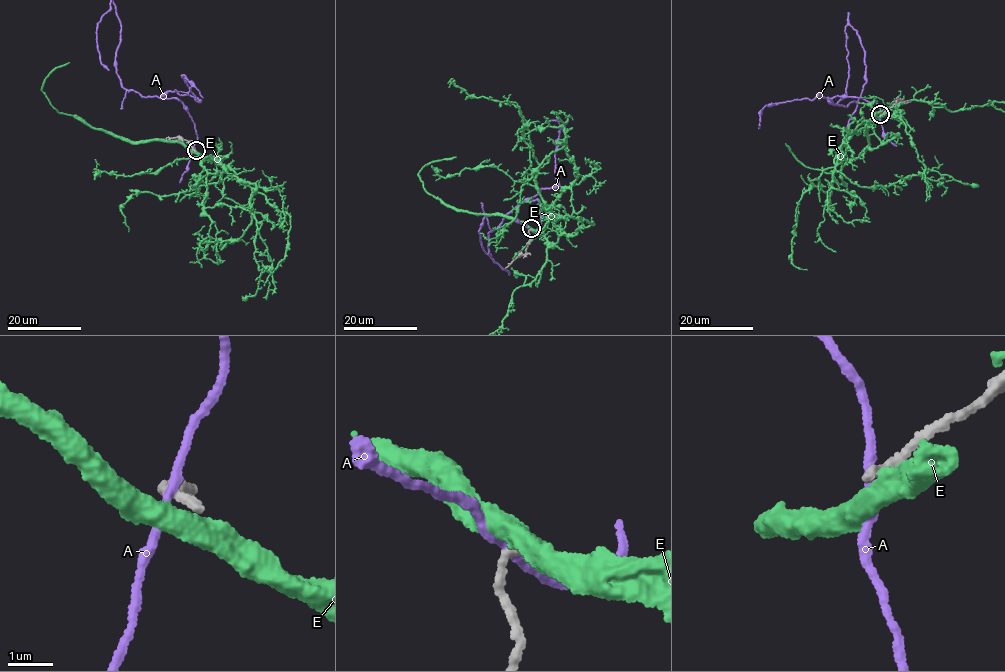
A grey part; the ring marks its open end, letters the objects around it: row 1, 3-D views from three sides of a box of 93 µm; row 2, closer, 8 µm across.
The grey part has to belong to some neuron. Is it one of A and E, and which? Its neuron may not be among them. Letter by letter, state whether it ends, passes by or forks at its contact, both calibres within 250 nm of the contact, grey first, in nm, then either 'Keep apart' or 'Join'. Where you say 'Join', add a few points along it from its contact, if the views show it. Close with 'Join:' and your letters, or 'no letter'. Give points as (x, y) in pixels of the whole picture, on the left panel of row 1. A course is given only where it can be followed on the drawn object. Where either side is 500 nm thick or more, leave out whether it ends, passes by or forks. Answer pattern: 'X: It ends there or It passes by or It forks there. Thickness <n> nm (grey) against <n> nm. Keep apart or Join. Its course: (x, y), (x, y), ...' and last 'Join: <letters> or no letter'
A: It passes by. Thickness 260 nm (grey) against 180 nm. Keep apart
E: It passes by. Thickness 220 nm (grey) against 480 nm. Keep apart
Join: no letter

